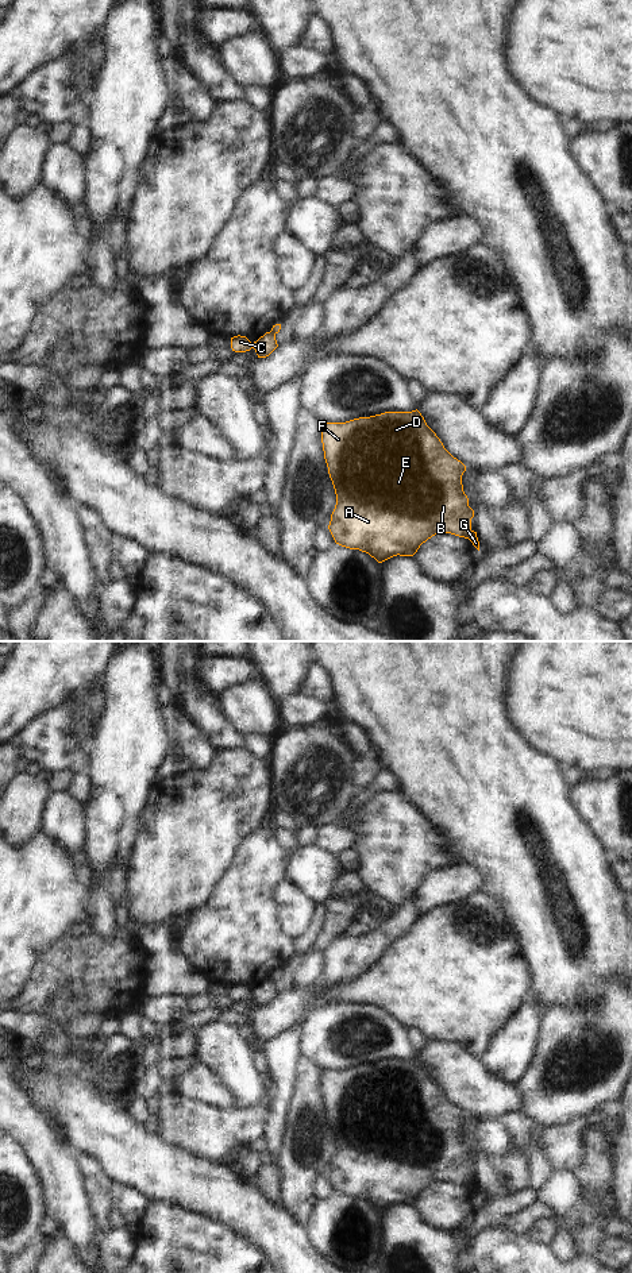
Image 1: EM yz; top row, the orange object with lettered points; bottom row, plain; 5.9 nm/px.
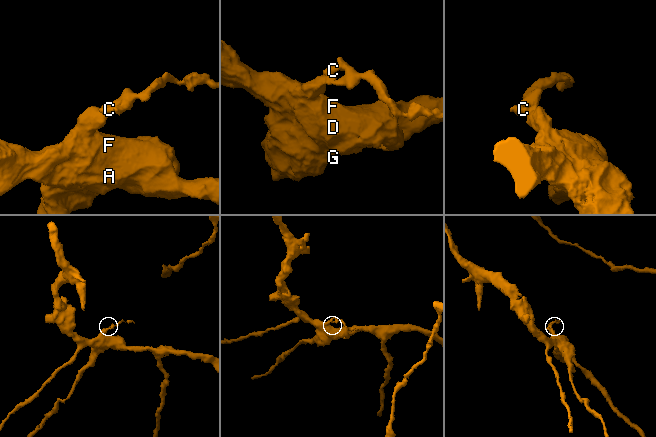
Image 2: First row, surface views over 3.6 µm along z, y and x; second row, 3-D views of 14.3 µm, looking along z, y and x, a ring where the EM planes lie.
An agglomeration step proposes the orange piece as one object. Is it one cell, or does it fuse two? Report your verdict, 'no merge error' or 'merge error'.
merge error

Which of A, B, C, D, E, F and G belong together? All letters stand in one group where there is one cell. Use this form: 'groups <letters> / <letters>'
groups A B D E F G / C

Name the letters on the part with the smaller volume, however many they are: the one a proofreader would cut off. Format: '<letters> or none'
C.

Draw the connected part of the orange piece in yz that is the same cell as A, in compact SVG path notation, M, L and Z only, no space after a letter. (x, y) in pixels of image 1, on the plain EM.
M385 1060L346 1071L323 1071L321 1091L336 1153L328 1177L336 1192L369 1201L378 1211L393 1204L413 1204L420 1193L438 1181L469 1187L479 1199L477 1180L471 1177L474 1158L463 1139L462 1123L466 1114L454 1106L421 1061Z

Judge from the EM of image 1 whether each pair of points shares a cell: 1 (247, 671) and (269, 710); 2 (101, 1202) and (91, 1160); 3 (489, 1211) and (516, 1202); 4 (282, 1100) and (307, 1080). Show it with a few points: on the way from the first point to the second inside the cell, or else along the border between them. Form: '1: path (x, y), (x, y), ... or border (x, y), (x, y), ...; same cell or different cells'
1: border (259, 678), (242, 681), (223, 691); different cells
2: path (100, 1191), (92, 1171); same cell
3: path (496, 1210), (509, 1204); same cell
4: border (300, 1060), (296, 1068), (296, 1090), (285, 1121); different cells

